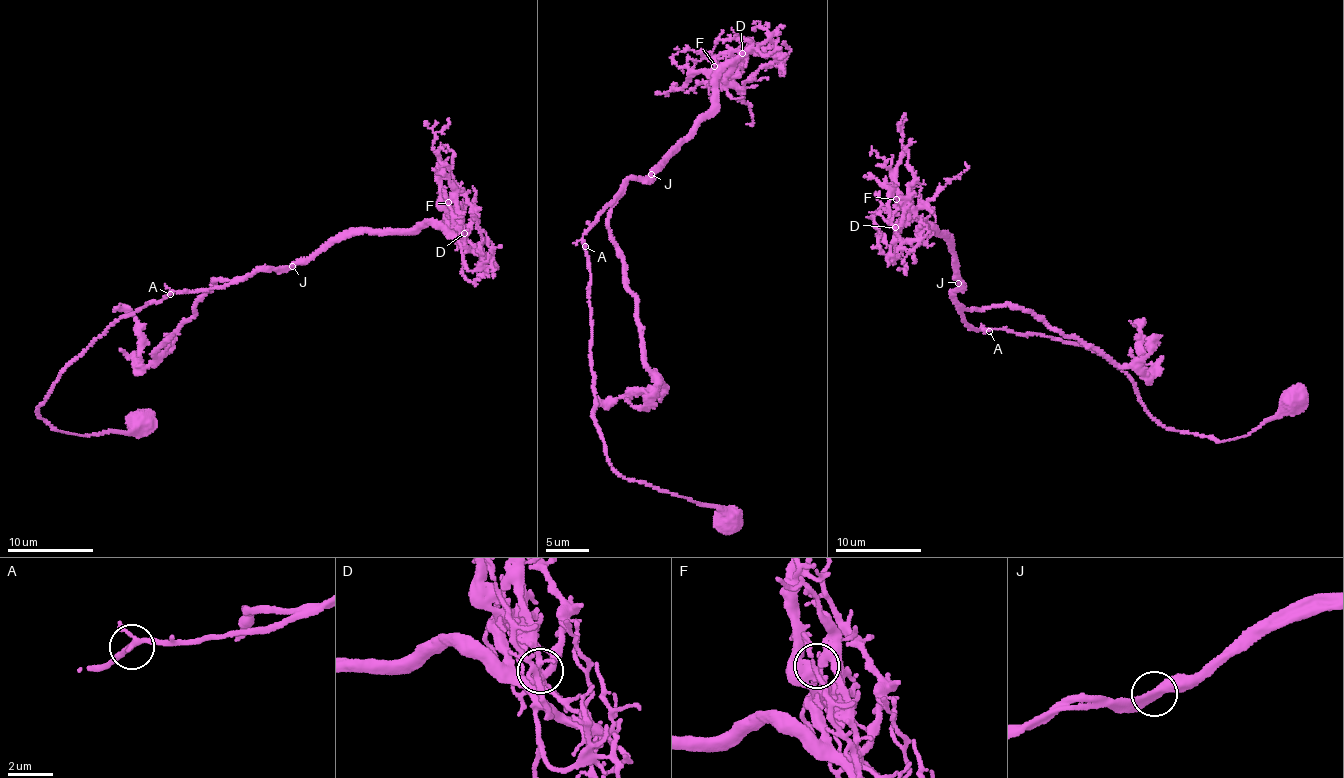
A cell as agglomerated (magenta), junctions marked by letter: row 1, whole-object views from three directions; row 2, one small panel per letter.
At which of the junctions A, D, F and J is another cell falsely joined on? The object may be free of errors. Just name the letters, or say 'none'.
none

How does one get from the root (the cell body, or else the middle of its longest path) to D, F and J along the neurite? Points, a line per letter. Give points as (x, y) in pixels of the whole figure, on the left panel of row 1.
D: (173, 292), (223, 288), (261, 269), (285, 271), (365, 232), (410, 229), (434, 221), (458, 236), (464, 233)
F: (173, 292), (223, 288), (261, 269), (285, 271), (365, 232), (410, 229), (434, 221), (448, 231), (448, 202)
J: (173, 292), (223, 288), (261, 269), (283, 271), (292, 266)

